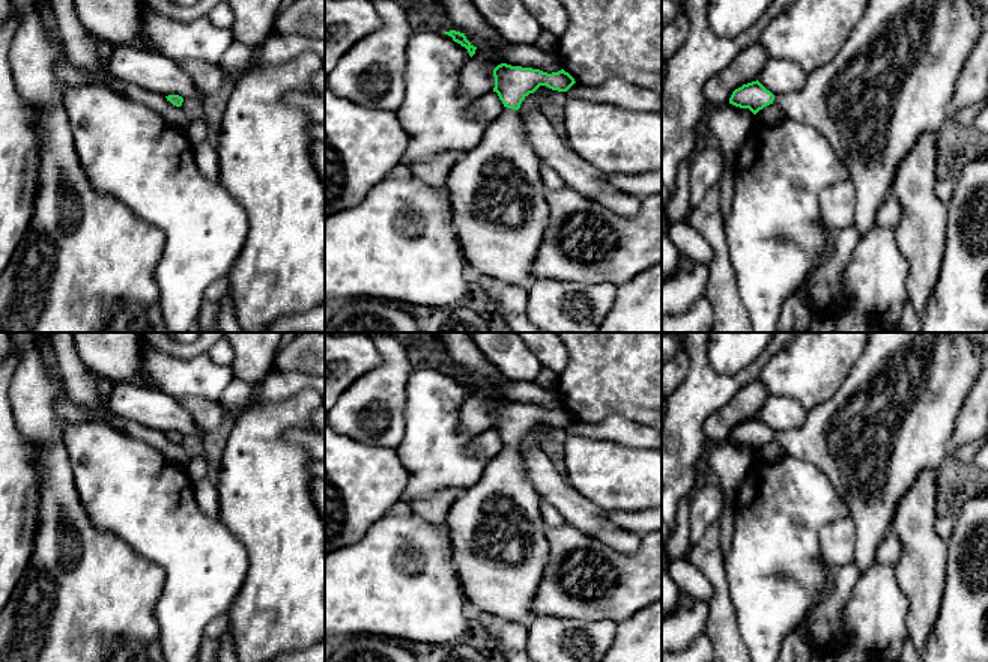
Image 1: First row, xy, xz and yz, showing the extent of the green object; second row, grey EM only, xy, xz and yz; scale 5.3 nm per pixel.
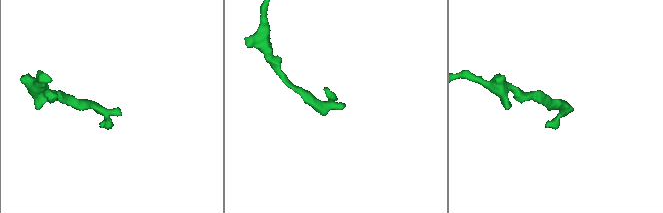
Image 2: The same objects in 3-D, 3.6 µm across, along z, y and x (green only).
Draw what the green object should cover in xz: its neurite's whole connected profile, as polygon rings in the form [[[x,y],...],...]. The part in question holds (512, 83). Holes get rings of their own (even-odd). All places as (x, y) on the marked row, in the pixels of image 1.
[[[507,63],[498,65],[493,69],[493,77],[493,92],[498,93],[505,110],[486,126],[480,143],[469,152],[463,153],[463,156],[451,167],[445,188],[450,199],[451,221],[466,262],[478,274],[492,277],[502,286],[513,284],[529,287],[534,281],[534,259],[546,232],[550,208],[546,197],[547,190],[544,188],[540,175],[541,161],[525,138],[519,108],[522,101],[540,86],[567,92],[576,81],[564,69],[547,74],[540,69],[511,66]]]

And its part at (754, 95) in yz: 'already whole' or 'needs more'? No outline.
needs more

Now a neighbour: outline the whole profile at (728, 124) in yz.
[[[732,104],[708,107],[705,123],[710,134],[719,141],[725,159],[725,169],[719,181],[722,220],[729,217],[734,199],[734,166],[737,152],[753,125],[753,113],[749,108],[740,108]]]

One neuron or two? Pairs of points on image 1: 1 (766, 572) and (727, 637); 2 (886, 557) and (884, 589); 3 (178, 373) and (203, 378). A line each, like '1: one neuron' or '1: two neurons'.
1: two neurons
2: two neurons
3: one neuron

